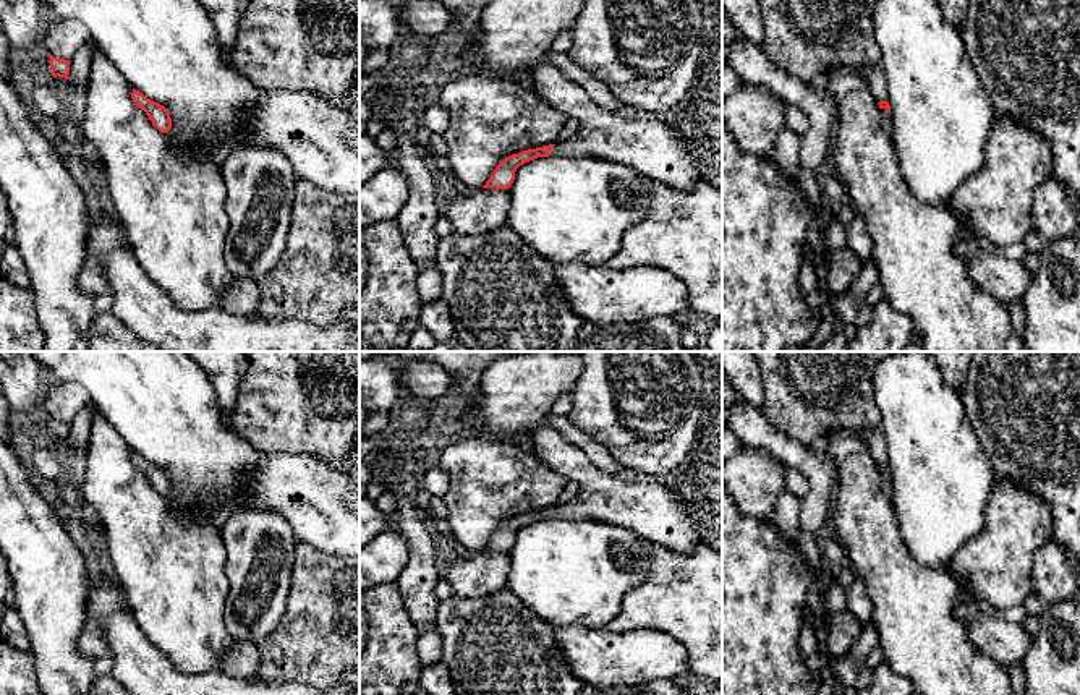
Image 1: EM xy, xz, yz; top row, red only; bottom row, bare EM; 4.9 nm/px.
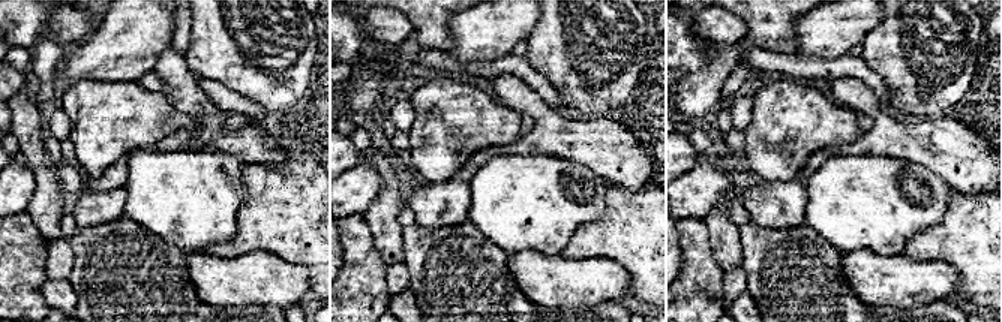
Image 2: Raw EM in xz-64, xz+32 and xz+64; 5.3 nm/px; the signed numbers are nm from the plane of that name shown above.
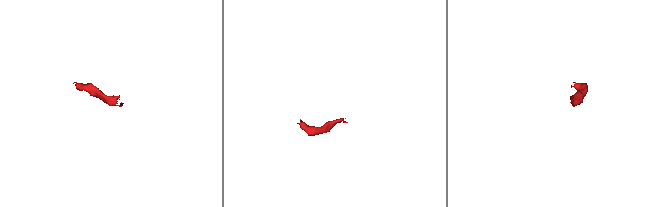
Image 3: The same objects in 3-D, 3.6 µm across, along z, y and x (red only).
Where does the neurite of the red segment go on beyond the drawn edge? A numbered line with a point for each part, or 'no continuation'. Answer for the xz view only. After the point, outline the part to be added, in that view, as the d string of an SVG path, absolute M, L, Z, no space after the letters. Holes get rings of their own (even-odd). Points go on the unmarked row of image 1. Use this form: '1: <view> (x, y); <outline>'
1: xz (648, 507); M538 426L533 441L541 462L580 486L573 501L549 510L551 518L614 523L677 552L691 552L712 536L664 481L606 473L551 426Z

